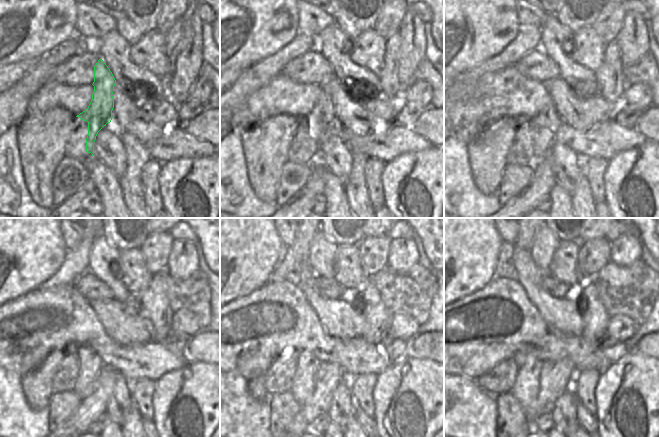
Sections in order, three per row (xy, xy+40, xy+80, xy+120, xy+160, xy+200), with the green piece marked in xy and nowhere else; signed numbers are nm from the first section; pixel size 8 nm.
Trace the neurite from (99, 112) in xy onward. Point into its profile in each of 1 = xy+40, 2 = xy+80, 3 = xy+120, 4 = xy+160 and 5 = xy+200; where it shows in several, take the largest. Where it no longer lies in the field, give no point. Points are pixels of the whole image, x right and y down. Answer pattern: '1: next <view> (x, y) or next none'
1: next xy+40 (323, 116)
2: next xy+80 (543, 126)
3: next xy+120 (91, 364)
4: next xy+160 (304, 380)
5: next xy+200 (525, 389)

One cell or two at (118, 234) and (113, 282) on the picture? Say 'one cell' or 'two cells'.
two cells

